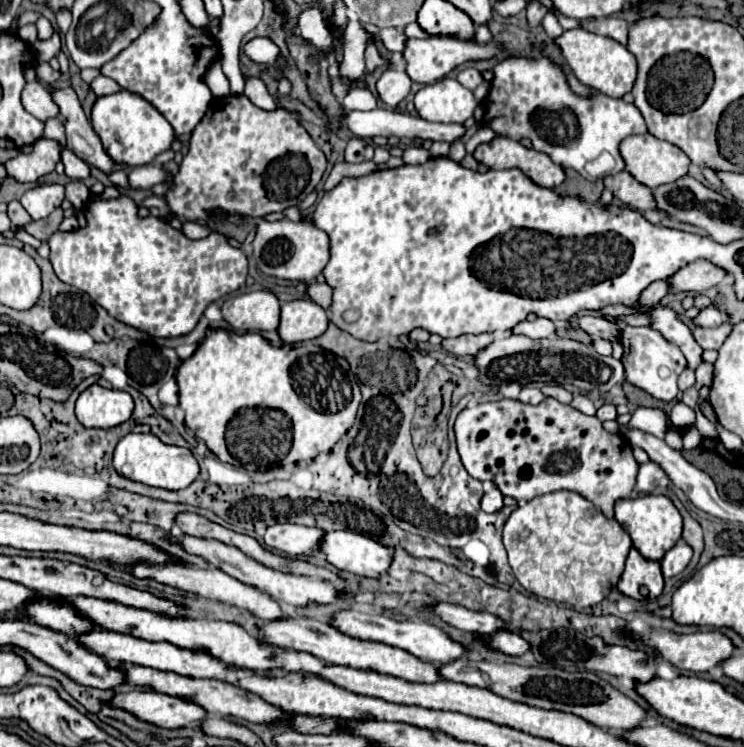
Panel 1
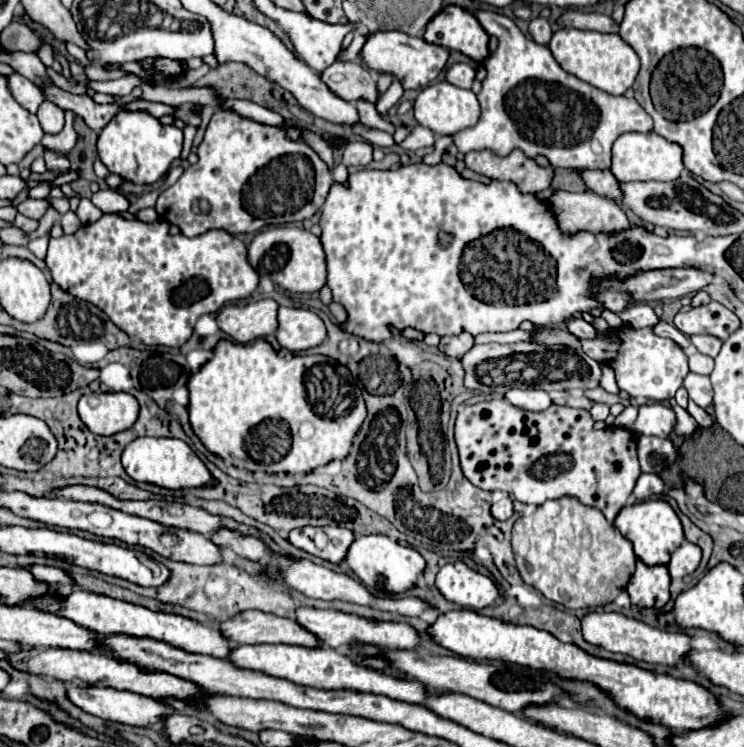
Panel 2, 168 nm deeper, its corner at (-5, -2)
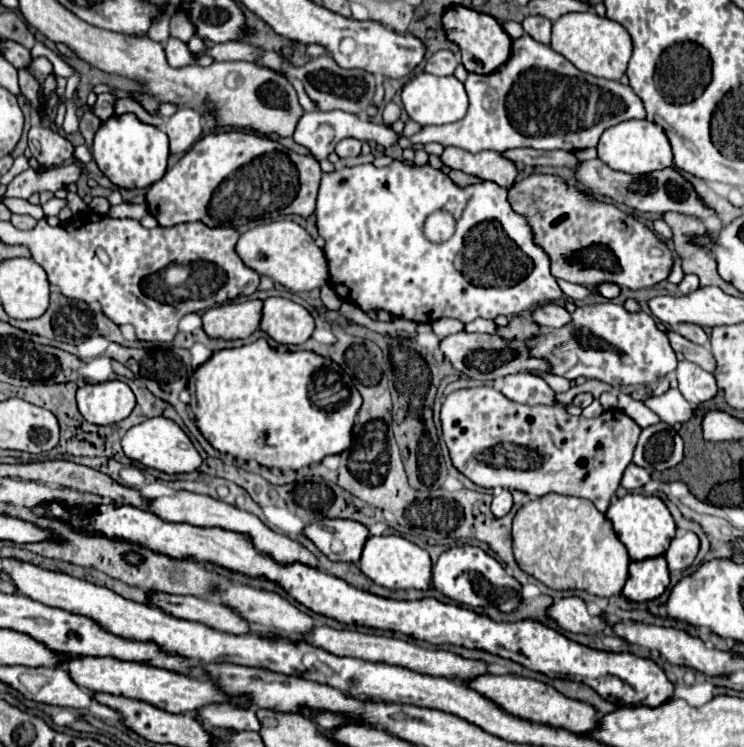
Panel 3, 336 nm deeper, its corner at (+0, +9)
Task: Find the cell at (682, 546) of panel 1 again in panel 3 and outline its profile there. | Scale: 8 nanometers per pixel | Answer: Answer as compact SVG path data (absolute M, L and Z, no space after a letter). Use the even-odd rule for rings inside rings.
M682 532L678 534L668 552L664 554L666 562L668 562L668 568L670 570L686 570L692 566L696 554L698 554L698 548L700 548L700 540L694 532Z

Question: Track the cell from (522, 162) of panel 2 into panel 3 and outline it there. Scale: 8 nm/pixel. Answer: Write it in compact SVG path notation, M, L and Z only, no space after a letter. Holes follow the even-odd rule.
M450 146L450 148L444 148L444 152L440 154L440 160L444 166L452 170L462 170L466 174L478 176L480 180L490 180L504 188L510 188L518 176L518 168L510 160L502 158L502 154L498 152L472 154Z

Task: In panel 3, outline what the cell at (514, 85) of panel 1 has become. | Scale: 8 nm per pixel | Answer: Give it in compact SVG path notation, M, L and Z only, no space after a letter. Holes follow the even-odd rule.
M522 36L522 38L514 40L512 56L498 72L488 74L488 76L468 74L464 88L466 88L468 102L470 102L466 116L452 124L422 128L418 134L414 134L410 138L414 144L438 142L442 146L456 146L466 152L482 152L482 150L504 152L510 148L576 152L582 148L596 146L602 132L614 124L620 124L620 122L632 120L632 118L646 118L642 100L634 94L634 90L630 86L580 72L564 56L554 52L550 46L536 44L536 40L532 40L530 36Z

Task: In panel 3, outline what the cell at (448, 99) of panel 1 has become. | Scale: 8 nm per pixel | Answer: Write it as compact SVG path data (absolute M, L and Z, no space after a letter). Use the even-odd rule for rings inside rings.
M418 74L414 76L402 90L402 104L406 114L418 122L420 126L438 126L462 120L468 110L468 96L464 92L464 84L454 76L432 76L432 74Z

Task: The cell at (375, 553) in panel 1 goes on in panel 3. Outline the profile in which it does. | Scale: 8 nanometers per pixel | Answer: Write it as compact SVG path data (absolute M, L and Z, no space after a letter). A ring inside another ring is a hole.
M370 536L368 544L364 546L364 556L360 560L360 570L372 578L376 584L392 590L406 590L406 588L416 588L416 590L428 590L430 580L432 580L432 560L430 554L400 538L400 536Z

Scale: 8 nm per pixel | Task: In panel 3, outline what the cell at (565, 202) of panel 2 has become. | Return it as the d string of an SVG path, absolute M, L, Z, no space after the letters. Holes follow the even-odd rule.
M530 174L508 188L512 210L526 218L534 244L550 258L550 272L558 280L582 286L596 286L604 280L616 280L622 288L648 288L670 274L672 250L640 220L616 206L590 200L584 192L568 186L558 176Z

